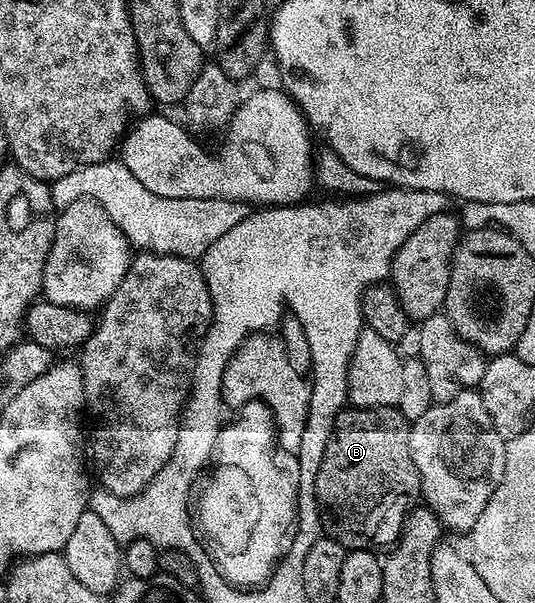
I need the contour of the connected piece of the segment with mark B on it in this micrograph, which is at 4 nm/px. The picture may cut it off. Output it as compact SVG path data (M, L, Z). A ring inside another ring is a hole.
M345 406L338 414L332 426L326 449L322 453L322 461L316 478L316 508L320 511L320 521L327 538L337 539L348 551L371 551L373 549L391 548L404 530L404 519L408 516L410 508L421 498L420 478L418 469L414 465L414 457L410 457L410 422L397 406L394 407L354 407Z

